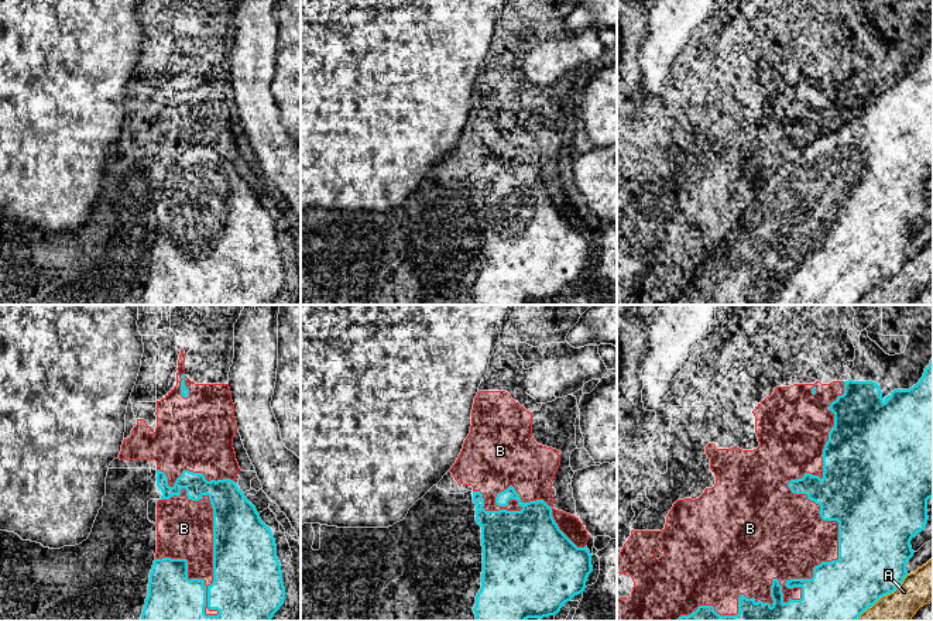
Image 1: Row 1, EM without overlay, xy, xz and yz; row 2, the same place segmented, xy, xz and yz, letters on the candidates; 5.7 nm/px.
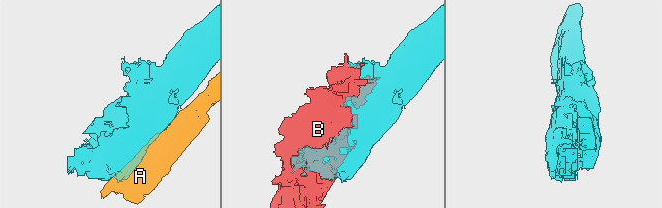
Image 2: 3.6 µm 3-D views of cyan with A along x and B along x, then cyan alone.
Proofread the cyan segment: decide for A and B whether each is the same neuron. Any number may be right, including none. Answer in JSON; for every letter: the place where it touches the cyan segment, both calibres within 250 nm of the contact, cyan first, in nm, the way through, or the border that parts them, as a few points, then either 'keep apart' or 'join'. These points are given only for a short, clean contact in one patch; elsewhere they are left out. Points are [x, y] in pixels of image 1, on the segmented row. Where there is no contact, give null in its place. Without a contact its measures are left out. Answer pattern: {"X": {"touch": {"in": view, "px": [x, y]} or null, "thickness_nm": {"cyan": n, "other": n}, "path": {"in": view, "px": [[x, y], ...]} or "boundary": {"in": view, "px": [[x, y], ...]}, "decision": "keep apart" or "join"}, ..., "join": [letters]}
{"A": {"touch": {"in": "yz", "px": [882, 596]}, "thickness_nm": {"cyan": 400, "other": 240}, "decision": "keep apart"}, "B": {"touch": {"in": "yz", "px": [839, 546]}, "thickness_nm": {"cyan": 440, "other": 360}, "decision": "join"}, "join": ["B"]}

